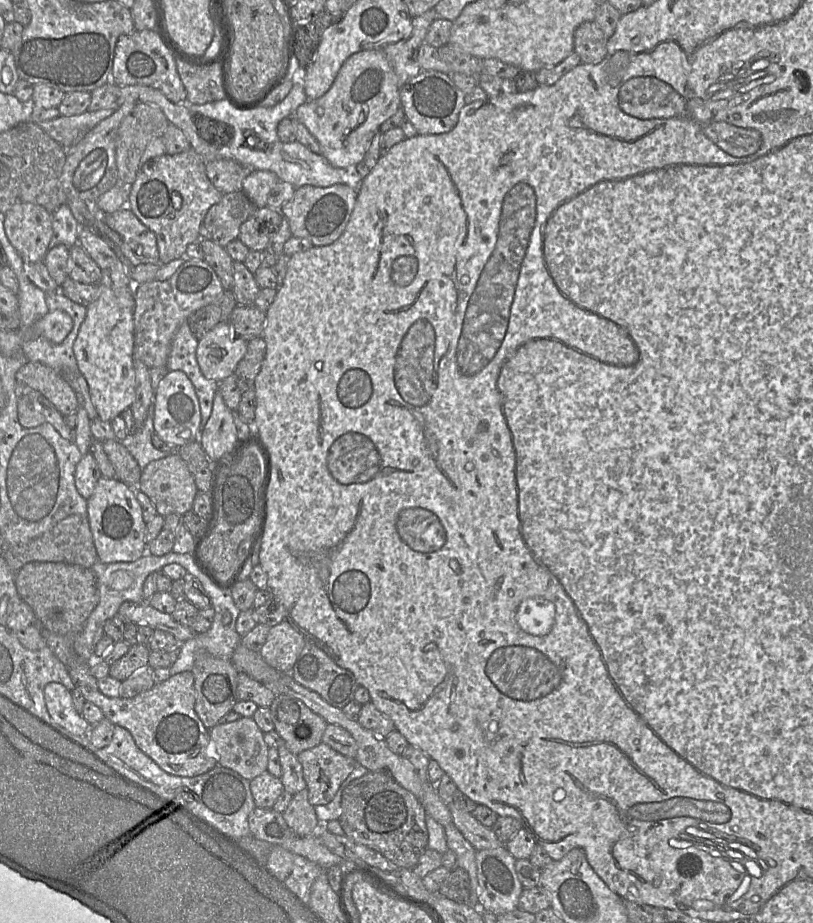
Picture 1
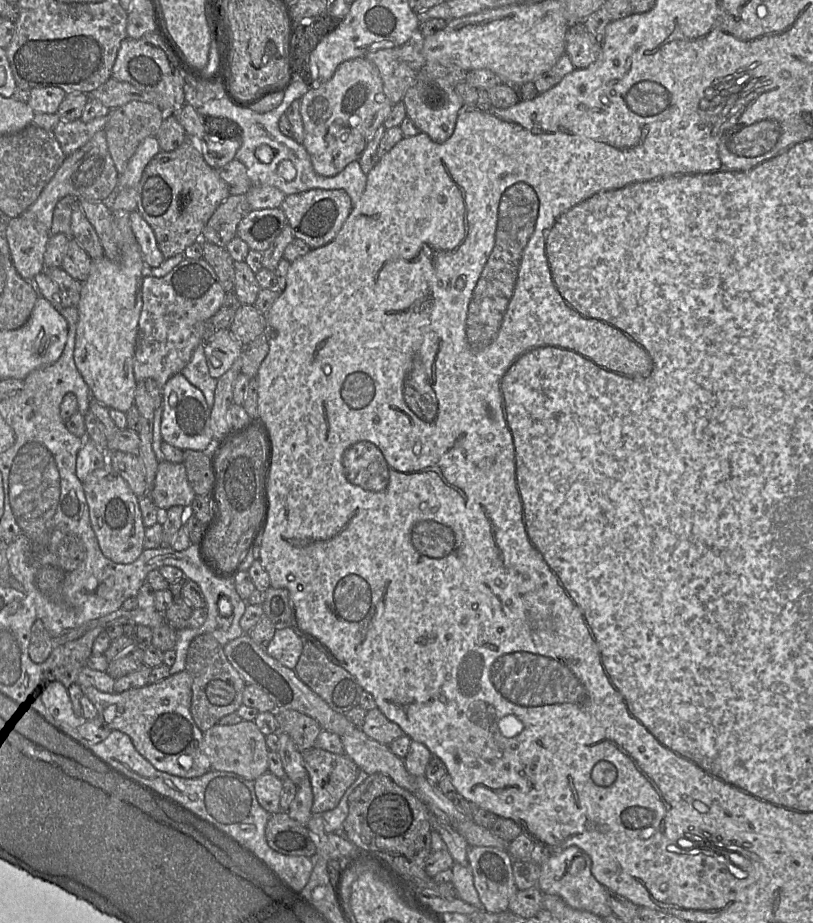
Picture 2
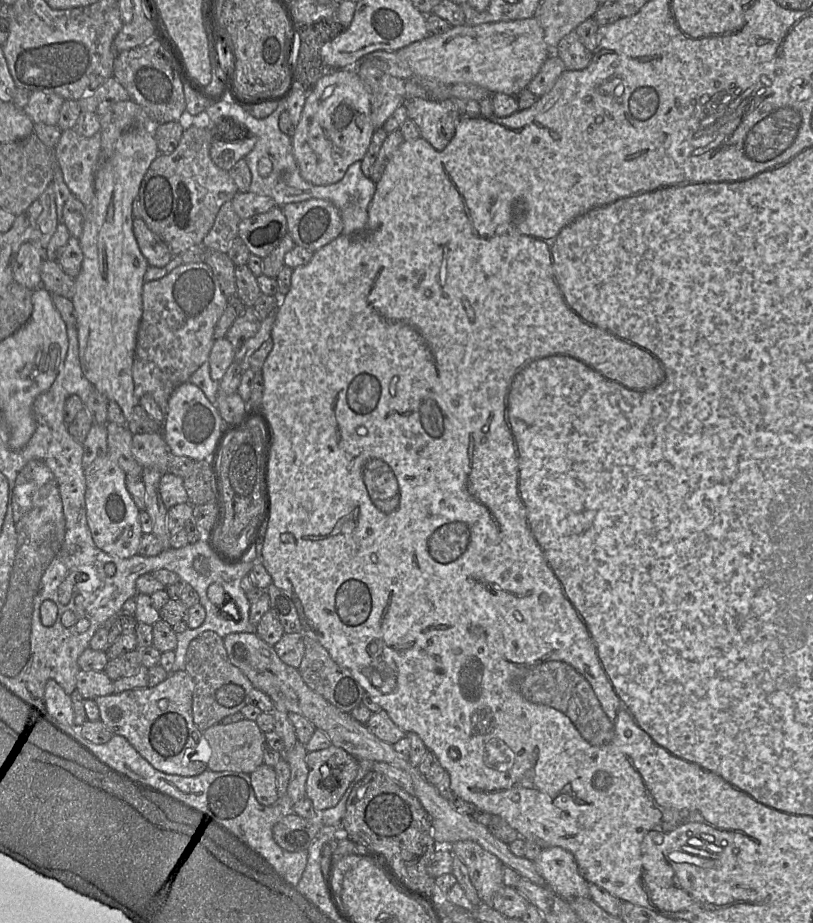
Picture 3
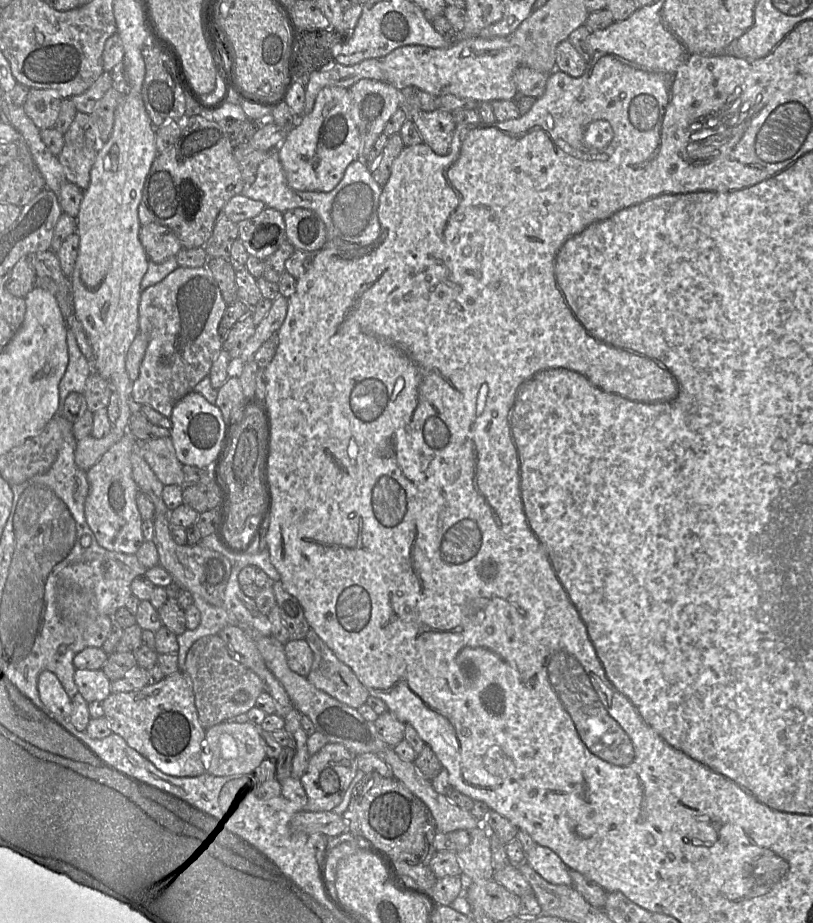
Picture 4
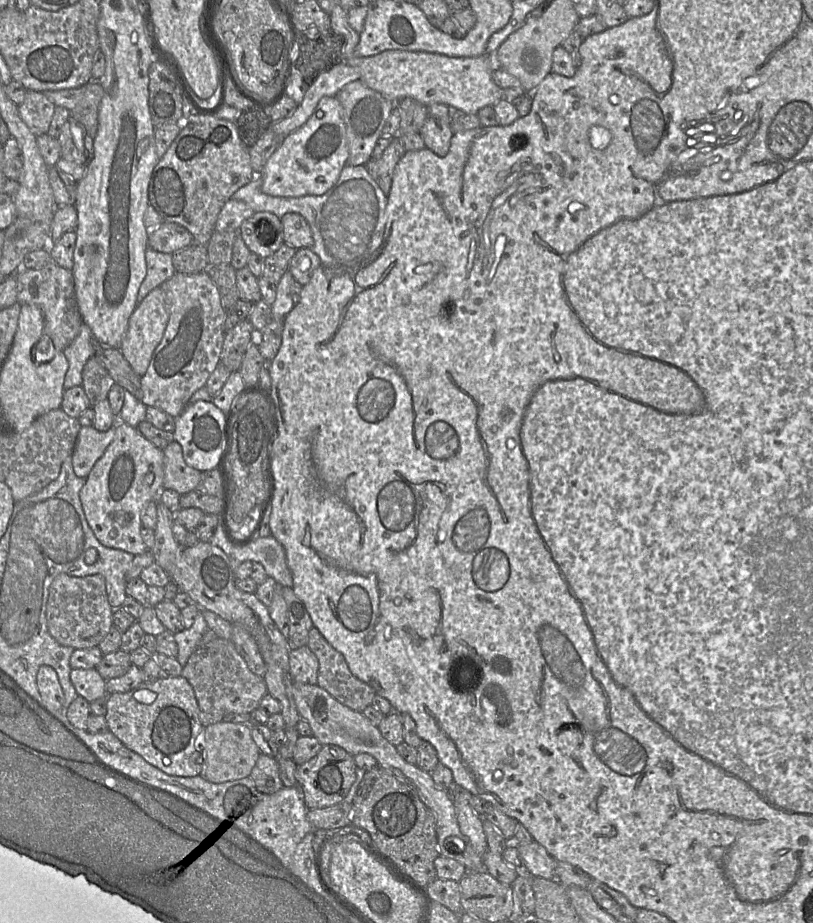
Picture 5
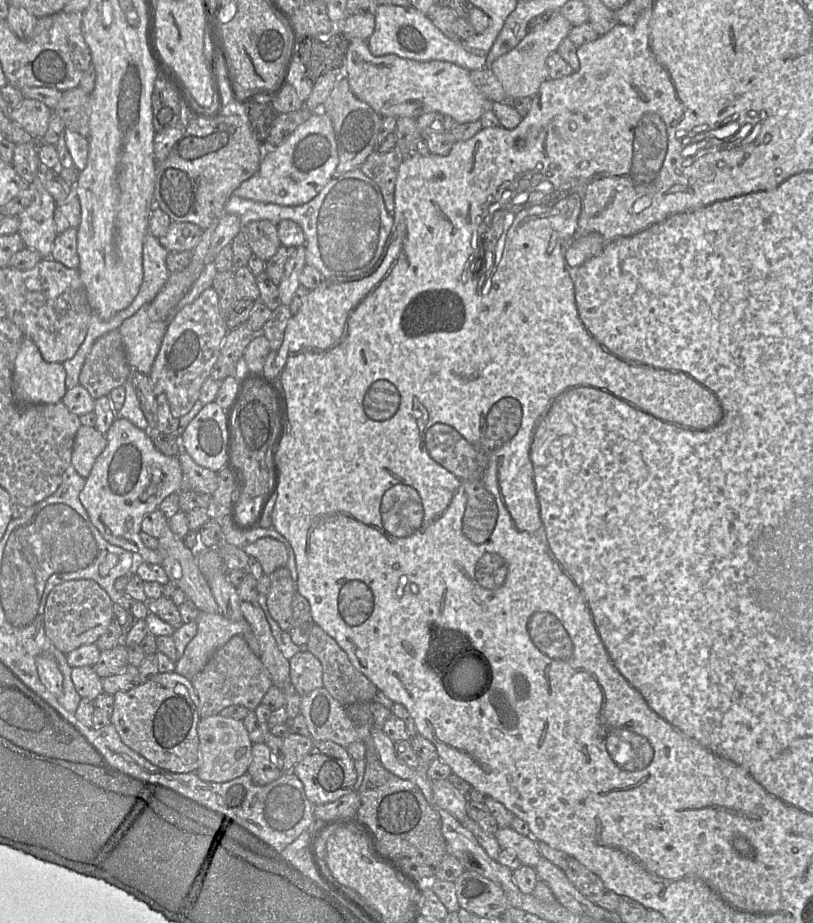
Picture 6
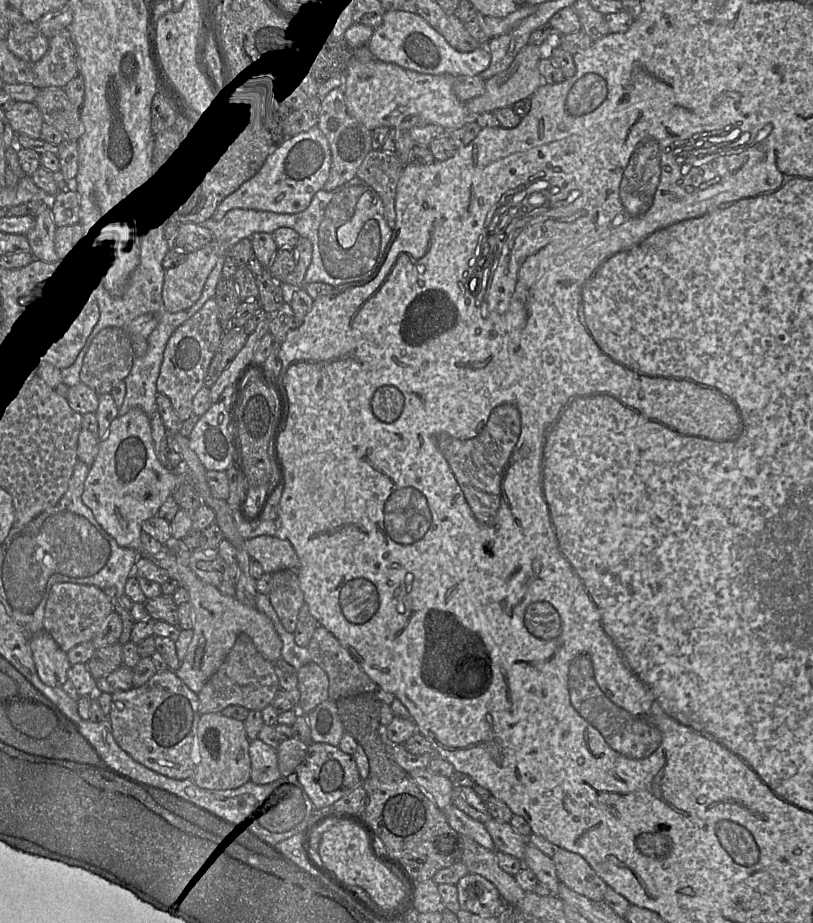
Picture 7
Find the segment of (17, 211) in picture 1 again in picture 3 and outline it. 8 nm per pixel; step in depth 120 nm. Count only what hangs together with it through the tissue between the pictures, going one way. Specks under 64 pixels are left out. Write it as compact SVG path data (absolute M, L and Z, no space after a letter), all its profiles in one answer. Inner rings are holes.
M33 242L23 243L14 260L14 280L31 291L41 287L41 265L44 260L44 248Z

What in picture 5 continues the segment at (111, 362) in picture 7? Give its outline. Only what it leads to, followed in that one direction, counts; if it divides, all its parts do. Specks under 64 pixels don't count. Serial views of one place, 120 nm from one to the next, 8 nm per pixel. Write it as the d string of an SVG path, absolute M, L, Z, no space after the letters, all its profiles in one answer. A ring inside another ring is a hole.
M92 356L83 368L81 385L88 397L90 407L107 399L108 392L114 384L102 362L96 356Z

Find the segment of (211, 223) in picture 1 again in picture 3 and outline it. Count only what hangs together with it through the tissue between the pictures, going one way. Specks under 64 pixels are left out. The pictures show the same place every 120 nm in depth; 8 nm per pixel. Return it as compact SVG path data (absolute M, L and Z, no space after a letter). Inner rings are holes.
M231 201L224 203L214 222L213 227L204 237L202 247L227 253L232 241L238 236L240 217L233 209Z

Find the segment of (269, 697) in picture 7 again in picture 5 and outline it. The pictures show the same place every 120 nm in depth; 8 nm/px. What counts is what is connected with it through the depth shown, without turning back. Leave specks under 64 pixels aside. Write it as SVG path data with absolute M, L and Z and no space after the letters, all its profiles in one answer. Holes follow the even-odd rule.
M223 638L201 641L182 667L181 675L194 690L203 727L222 721L230 713L249 714L267 693L264 678L248 668L232 640Z

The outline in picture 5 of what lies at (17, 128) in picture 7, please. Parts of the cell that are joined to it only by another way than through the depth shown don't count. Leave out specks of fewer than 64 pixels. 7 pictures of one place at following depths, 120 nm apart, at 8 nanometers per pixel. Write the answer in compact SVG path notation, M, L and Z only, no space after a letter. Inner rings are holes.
M27 91L18 112L30 131L39 136L48 132L55 108L56 105L43 92Z

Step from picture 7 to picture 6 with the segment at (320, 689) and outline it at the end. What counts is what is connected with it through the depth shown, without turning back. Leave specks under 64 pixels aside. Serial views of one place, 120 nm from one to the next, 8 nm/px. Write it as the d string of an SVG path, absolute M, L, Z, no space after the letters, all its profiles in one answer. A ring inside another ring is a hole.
M301 649L289 659L289 664L290 683L300 696L323 687L322 664L310 651Z

